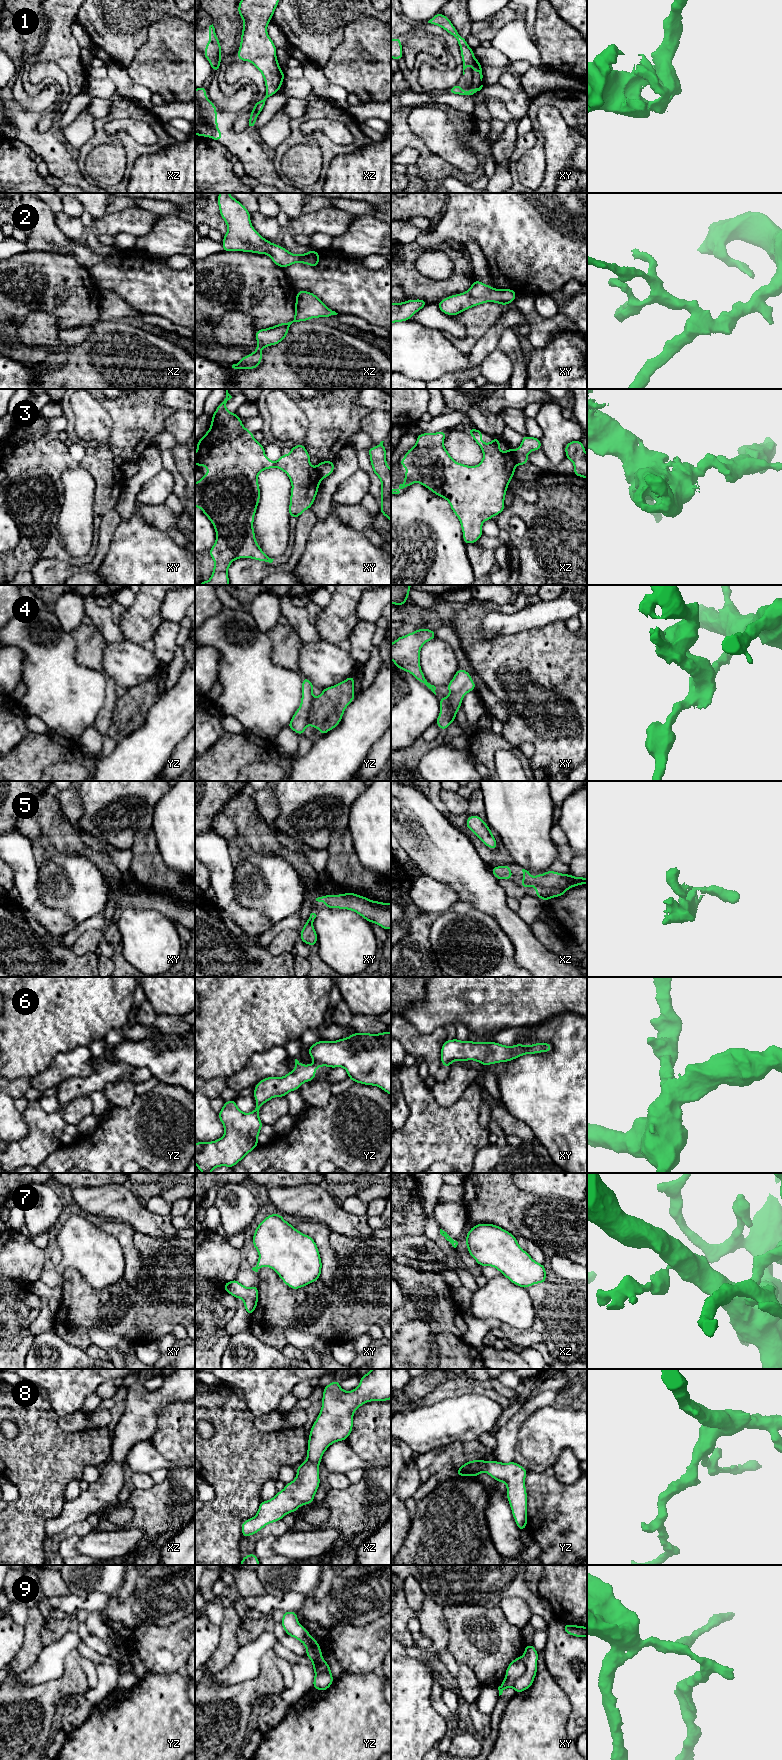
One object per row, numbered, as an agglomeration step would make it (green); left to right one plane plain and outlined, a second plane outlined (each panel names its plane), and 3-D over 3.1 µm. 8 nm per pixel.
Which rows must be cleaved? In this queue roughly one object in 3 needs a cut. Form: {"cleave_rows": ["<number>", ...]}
{"cleave_rows": ["3", "4", "6", "9"]}

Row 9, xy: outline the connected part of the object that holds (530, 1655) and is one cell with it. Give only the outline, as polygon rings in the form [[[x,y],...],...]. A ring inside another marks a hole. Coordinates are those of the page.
[[[532,1644],[525,1646],[524,1651],[525,1672],[516,1680],[513,1685],[516,1693],[523,1692],[530,1688],[537,1674],[538,1652]]]

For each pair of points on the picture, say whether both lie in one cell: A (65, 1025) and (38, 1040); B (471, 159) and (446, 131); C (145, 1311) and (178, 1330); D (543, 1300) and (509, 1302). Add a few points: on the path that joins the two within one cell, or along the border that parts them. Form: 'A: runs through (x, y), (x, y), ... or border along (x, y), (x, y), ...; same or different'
A: runs through (58, 1025), (53, 1025), (45, 1033); same
B: runs through (464, 154), (448, 138); same
C: border along (184, 1326), (176, 1325), (171, 1332); different
D: border along (525, 1289), (534, 1309), (534, 1323), (532, 1325); different

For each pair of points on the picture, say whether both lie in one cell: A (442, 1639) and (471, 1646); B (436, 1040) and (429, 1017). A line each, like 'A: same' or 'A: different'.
A: different
B: different

